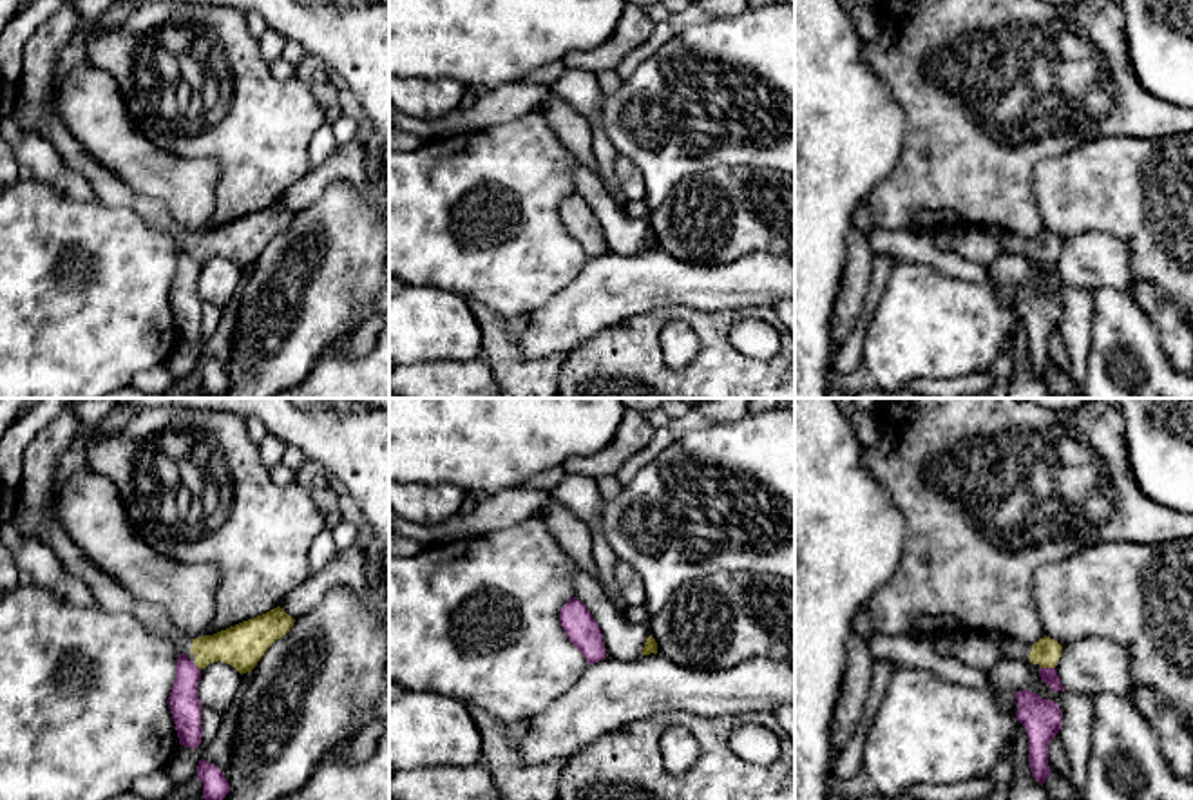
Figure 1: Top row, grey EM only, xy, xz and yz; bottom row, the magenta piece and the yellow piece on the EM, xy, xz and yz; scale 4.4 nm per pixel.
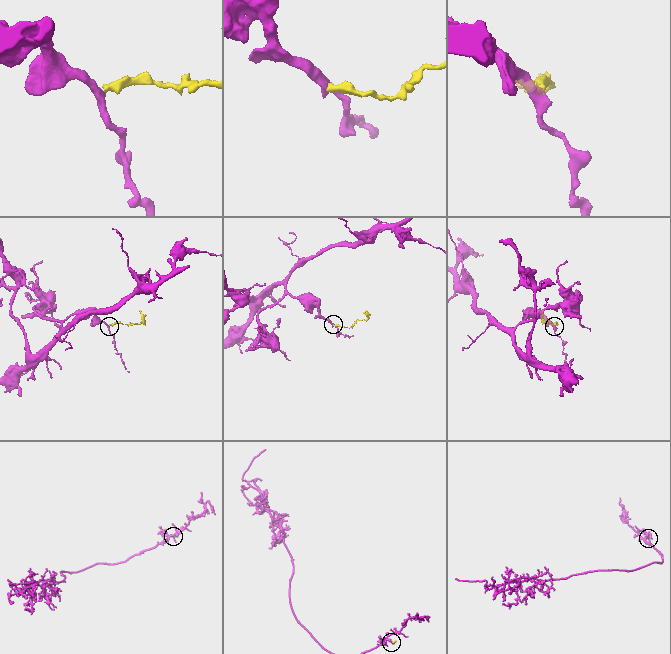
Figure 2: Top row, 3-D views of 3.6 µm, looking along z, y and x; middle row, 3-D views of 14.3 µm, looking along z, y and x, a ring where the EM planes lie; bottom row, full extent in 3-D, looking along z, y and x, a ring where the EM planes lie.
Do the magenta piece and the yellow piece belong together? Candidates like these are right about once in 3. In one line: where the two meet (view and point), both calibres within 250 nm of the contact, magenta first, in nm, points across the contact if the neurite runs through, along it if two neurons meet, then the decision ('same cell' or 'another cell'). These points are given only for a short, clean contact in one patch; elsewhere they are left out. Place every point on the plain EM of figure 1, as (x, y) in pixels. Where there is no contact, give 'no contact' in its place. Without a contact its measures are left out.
contact yz (1047, 263); calibres 70 and 120 nm; border yz (1040, 259), (1054, 263); another cell

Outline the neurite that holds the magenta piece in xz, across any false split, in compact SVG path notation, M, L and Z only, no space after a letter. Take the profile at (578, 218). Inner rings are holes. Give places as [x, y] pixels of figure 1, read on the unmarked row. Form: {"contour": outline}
{"contour": "M572 192L559 205L559 215L568 235L585 250L588 259L606 253L603 228L583 195Z"}

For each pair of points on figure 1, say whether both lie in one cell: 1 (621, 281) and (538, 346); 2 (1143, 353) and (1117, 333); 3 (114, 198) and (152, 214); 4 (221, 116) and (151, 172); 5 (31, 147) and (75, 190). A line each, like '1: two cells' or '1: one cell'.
1: one cell
2: one cell
3: one cell
4: two cells
5: one cell

